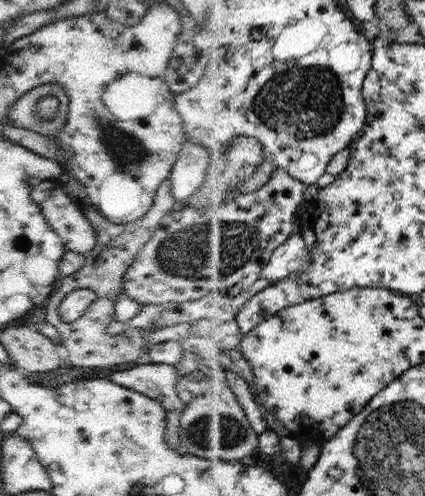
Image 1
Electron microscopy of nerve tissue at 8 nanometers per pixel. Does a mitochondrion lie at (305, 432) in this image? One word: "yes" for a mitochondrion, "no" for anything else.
no

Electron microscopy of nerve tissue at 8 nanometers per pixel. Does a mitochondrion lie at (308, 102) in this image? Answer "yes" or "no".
yes

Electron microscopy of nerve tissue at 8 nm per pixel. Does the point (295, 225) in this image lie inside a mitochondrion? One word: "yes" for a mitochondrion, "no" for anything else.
no

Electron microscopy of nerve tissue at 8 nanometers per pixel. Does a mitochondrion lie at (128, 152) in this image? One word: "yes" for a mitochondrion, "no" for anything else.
yes

